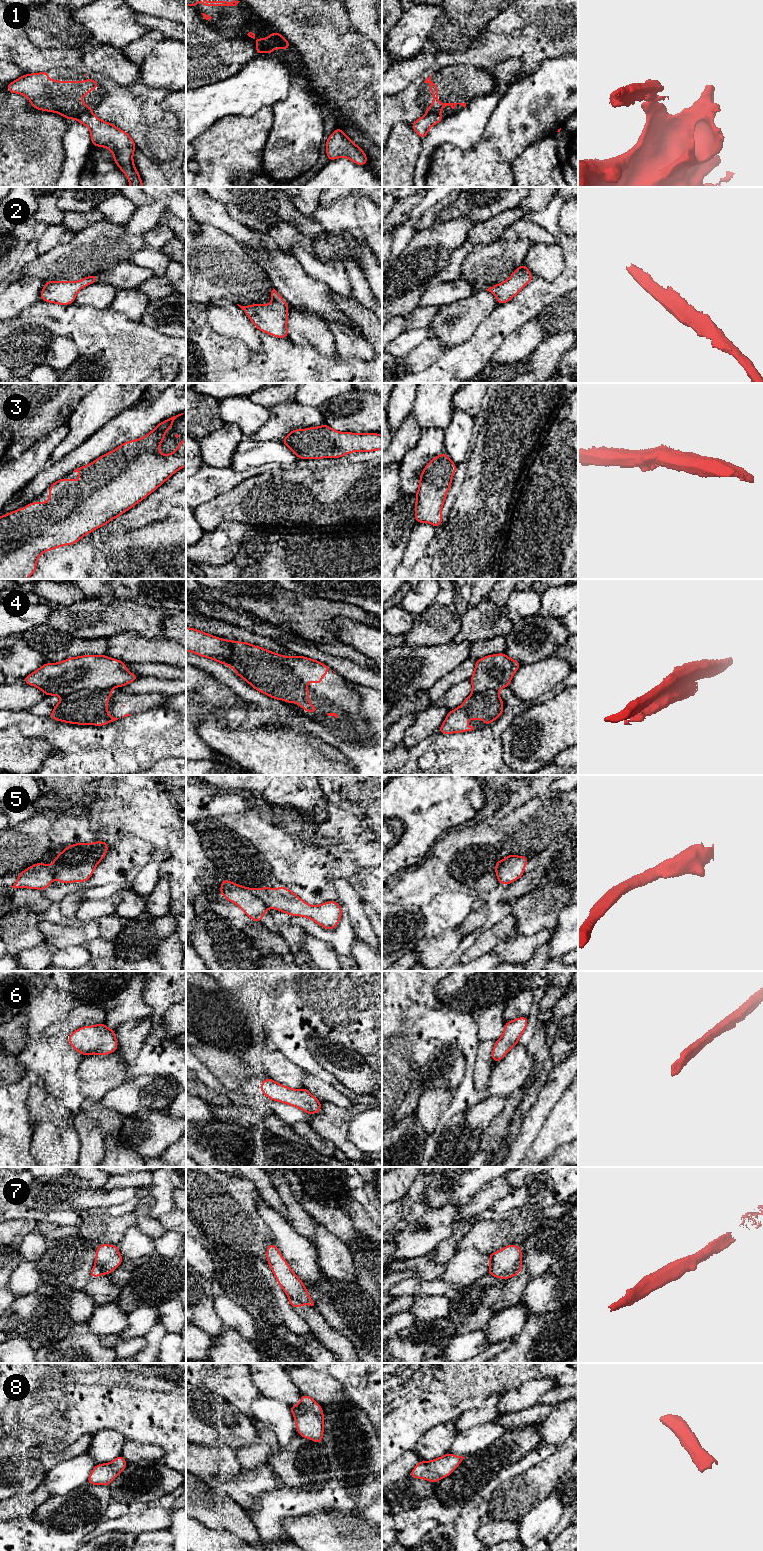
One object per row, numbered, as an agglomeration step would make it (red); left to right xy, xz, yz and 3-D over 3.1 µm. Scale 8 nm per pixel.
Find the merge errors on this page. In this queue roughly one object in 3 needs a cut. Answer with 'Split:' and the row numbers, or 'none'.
Split: 1, 4, 5

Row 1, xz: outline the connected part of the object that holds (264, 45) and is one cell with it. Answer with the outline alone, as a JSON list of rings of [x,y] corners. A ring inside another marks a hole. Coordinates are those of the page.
[[[249,32],[247,34],[249,37],[255,40],[256,44],[256,54],[268,53],[272,54],[274,49],[290,49],[289,43],[281,44],[279,41],[279,34],[278,33],[271,33],[267,38],[261,38],[256,40],[255,34]]]

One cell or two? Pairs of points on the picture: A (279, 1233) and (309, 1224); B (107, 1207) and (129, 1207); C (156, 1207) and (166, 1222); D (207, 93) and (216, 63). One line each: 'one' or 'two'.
A: two
B: two
C: two
D: two

